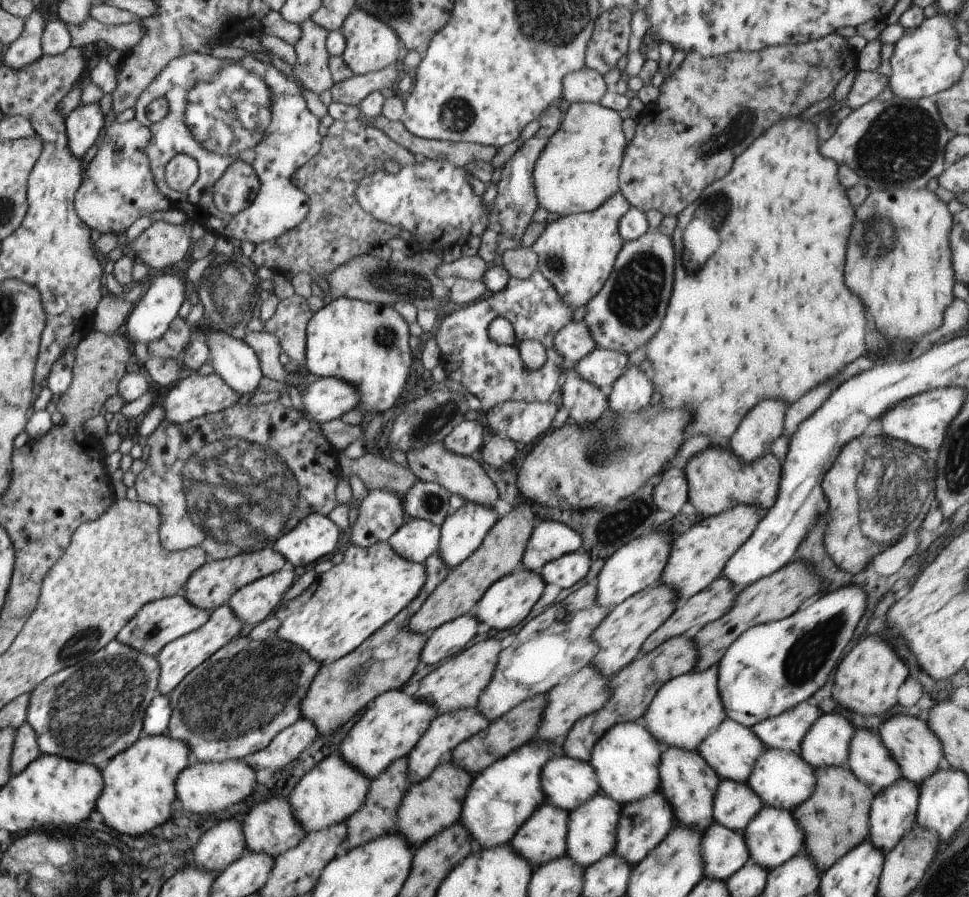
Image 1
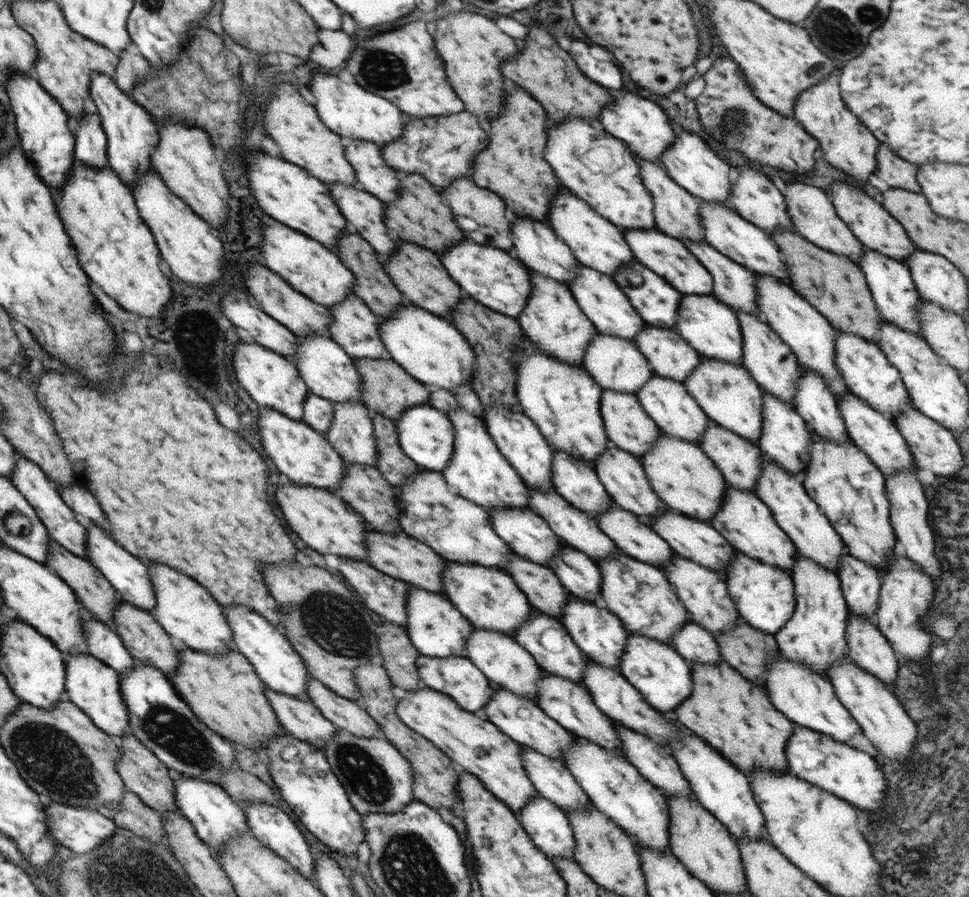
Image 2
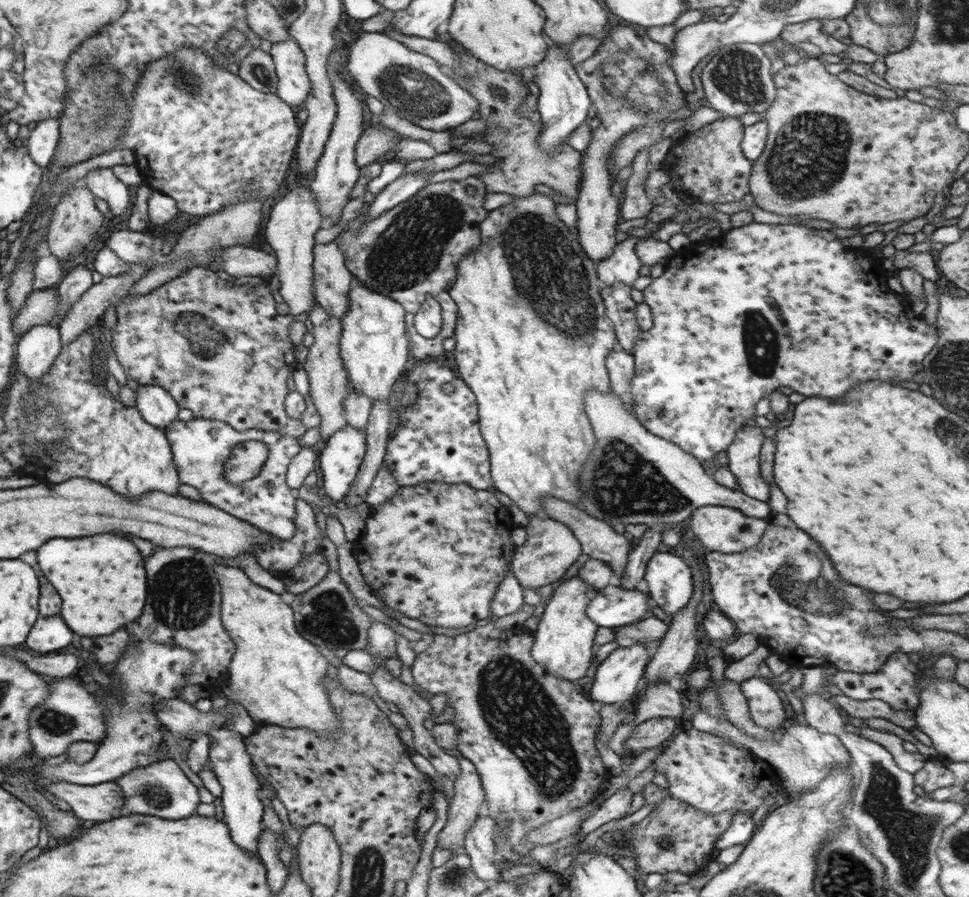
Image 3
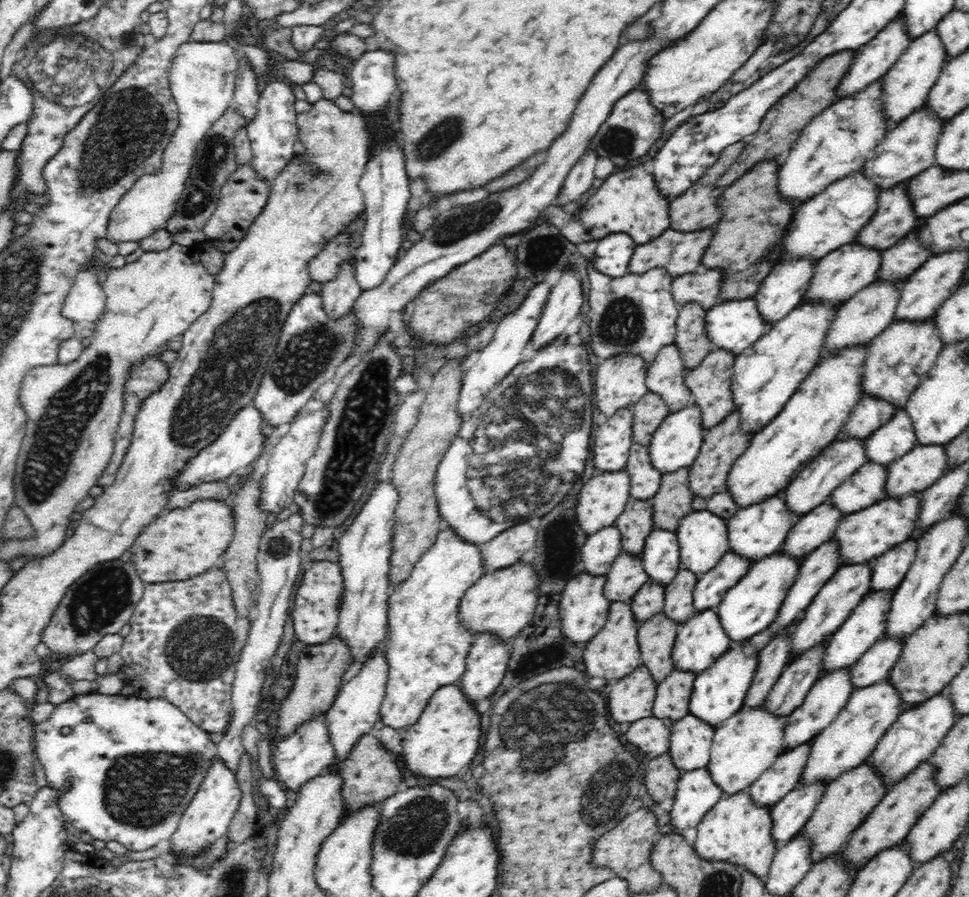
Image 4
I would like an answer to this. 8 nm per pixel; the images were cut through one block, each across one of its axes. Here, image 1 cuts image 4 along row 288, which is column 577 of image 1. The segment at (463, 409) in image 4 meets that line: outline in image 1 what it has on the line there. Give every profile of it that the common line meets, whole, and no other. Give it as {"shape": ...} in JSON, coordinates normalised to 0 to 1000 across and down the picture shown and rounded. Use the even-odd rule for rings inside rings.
{"shape":[[[572,580],[555,581],[547,596],[539,632],[557,641],[567,627],[594,615],[601,605],[601,596],[589,586]]]}

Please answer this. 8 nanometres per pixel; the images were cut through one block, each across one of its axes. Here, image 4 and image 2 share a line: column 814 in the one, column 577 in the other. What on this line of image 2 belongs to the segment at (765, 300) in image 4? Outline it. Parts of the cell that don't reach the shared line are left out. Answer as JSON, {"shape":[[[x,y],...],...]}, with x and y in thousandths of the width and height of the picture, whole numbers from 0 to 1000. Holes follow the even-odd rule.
{"shape":[[[534,241],[533,245],[527,250],[527,266],[530,270],[529,284],[543,298],[587,319],[587,314],[594,308],[594,302],[599,294],[589,276],[575,263],[566,247]]]}

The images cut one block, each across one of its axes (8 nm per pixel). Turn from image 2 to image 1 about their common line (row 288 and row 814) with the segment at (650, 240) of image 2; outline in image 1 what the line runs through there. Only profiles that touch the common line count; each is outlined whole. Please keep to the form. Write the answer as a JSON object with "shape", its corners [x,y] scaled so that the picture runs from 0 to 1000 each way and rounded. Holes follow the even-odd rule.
{"shape":[[[690,832],[683,839],[680,854],[681,883],[687,885],[687,890],[693,894],[696,905],[700,910],[700,919],[712,922],[716,921],[727,930],[728,925],[737,916],[736,893],[738,883],[744,873],[744,867],[738,858],[730,853],[729,847],[723,844],[720,836],[700,835],[697,832]]]}

